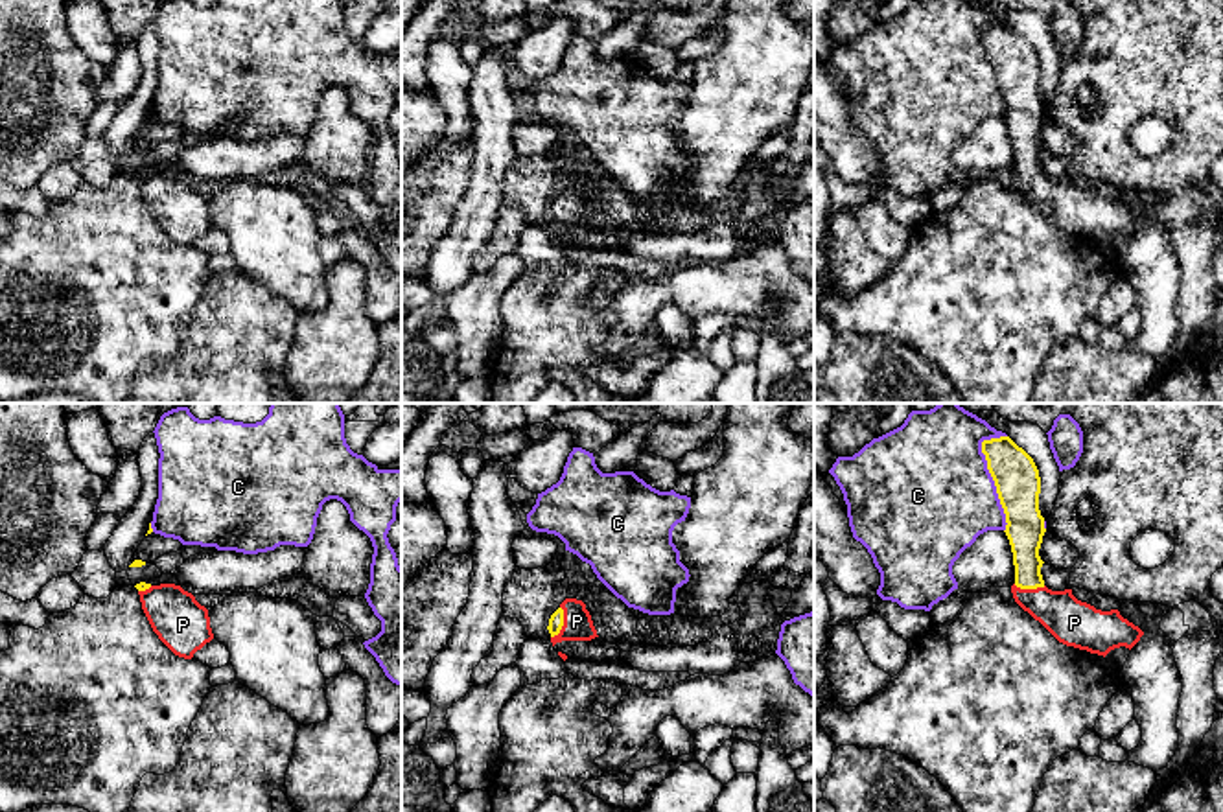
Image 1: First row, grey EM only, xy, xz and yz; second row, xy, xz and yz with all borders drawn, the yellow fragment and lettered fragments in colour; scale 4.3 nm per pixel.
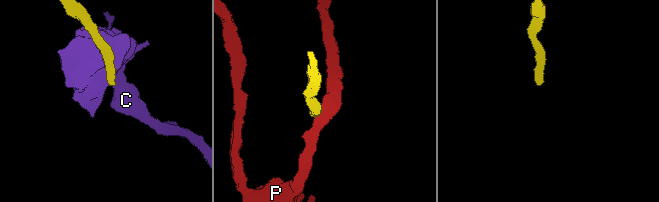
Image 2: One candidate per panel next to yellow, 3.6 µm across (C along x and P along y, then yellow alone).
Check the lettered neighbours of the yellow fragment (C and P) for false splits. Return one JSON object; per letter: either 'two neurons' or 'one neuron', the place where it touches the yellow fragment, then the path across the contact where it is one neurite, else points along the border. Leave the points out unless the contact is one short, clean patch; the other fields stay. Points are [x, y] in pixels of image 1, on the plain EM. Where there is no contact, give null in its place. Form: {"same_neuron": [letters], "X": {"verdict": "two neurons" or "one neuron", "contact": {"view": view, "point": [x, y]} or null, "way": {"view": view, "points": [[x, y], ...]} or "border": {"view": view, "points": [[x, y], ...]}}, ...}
{"same_neuron": ["P"], "C": {"verdict": "two neurons", "contact": {"view": "yz", "point": [991, 63]}}, "P": {"verdict": "one neuron", "contact": {"view": "xz", "point": [562, 210]}, "way": {"view": "xz", "points": [[557, 207], [562, 210], [577, 208]]}}}

